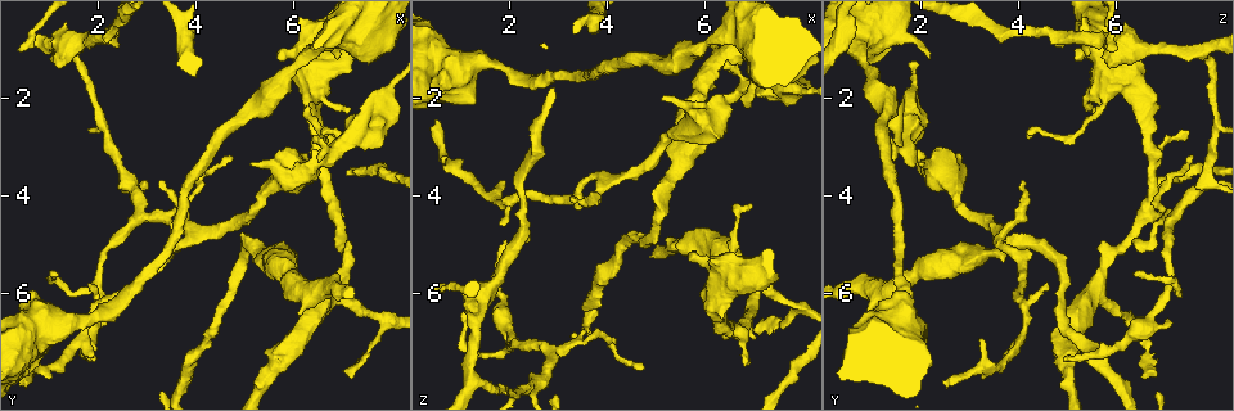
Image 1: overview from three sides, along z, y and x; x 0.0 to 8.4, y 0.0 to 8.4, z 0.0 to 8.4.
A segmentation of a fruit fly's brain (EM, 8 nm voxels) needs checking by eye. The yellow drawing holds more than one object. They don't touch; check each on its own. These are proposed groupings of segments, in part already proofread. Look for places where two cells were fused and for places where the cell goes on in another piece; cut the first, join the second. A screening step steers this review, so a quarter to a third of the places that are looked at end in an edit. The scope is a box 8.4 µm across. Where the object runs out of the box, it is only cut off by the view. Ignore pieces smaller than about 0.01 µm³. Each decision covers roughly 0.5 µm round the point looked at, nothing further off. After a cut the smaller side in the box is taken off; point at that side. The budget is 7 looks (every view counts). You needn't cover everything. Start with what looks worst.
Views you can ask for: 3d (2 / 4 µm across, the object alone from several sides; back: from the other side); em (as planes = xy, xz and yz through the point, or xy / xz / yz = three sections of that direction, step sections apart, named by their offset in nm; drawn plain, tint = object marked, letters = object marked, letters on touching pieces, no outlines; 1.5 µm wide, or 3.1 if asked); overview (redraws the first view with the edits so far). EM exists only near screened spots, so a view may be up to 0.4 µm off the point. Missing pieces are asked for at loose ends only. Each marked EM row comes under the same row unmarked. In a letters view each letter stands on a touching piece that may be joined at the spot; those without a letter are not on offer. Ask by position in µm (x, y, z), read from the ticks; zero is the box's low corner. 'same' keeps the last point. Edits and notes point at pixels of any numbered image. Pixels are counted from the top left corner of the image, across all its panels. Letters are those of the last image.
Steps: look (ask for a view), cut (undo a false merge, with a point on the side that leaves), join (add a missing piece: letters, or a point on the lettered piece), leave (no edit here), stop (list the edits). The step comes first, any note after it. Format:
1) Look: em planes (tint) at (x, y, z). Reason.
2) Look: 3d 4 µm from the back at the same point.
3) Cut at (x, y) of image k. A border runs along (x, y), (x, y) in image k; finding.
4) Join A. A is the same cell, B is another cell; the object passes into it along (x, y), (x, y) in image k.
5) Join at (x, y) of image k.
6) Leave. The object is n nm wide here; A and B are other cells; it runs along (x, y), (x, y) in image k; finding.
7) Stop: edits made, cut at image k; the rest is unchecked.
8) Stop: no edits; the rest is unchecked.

Look: em planes (letters) at (0.65, 6.90, 3.25). Thin end.

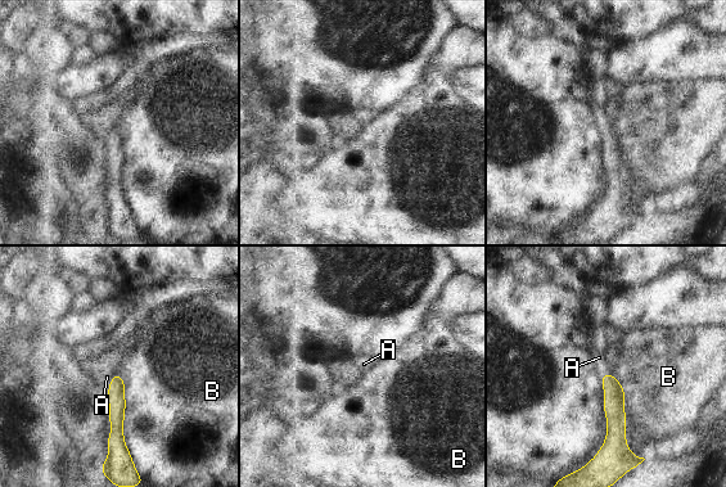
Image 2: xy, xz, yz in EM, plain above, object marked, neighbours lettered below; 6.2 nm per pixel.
Join A. A is the same cell, B is another cell; the object passes into it along (116, 395), (111, 382), (107, 377) in image 2; the cell continues.

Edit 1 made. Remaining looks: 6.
Look: em xy step 4 (letters) at (6.35, 1.95, 6.85). Thick end.

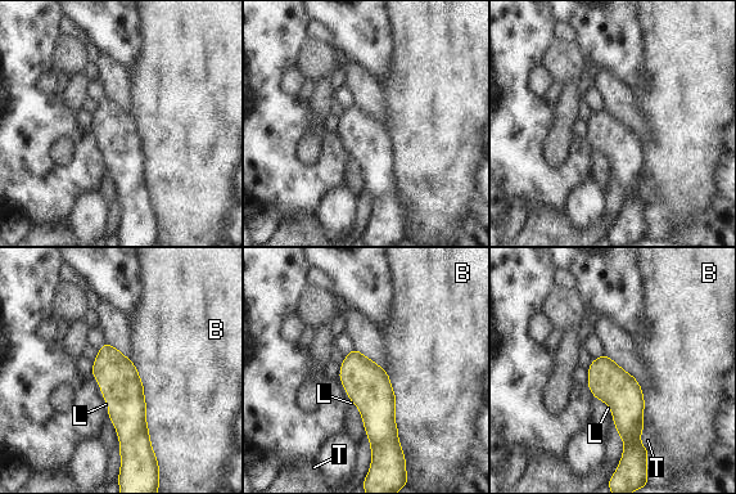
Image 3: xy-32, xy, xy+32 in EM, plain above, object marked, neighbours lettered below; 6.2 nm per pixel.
Look: em planes (letters) at the same point. Cut it another way.

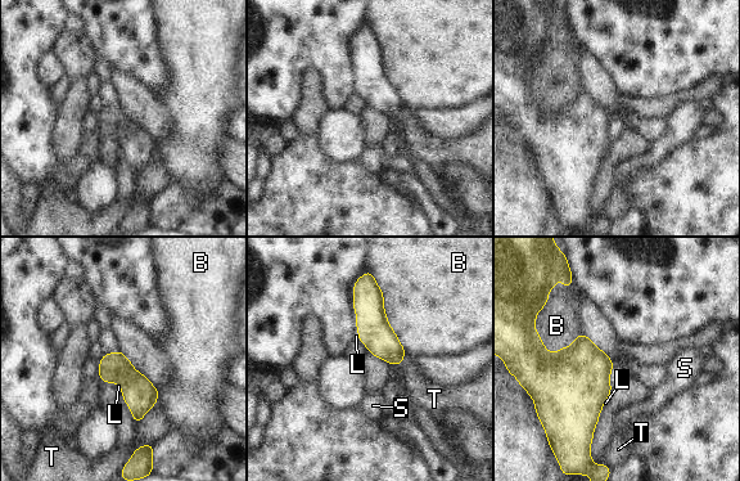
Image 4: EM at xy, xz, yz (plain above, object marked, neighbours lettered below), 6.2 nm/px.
Join L. L is the same cell, B, S and T are other cells; the object passes into it along (374, 331), (396, 364), (396, 381) in image 4; it goes on there.

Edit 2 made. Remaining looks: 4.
Look: overview. See it whole again.

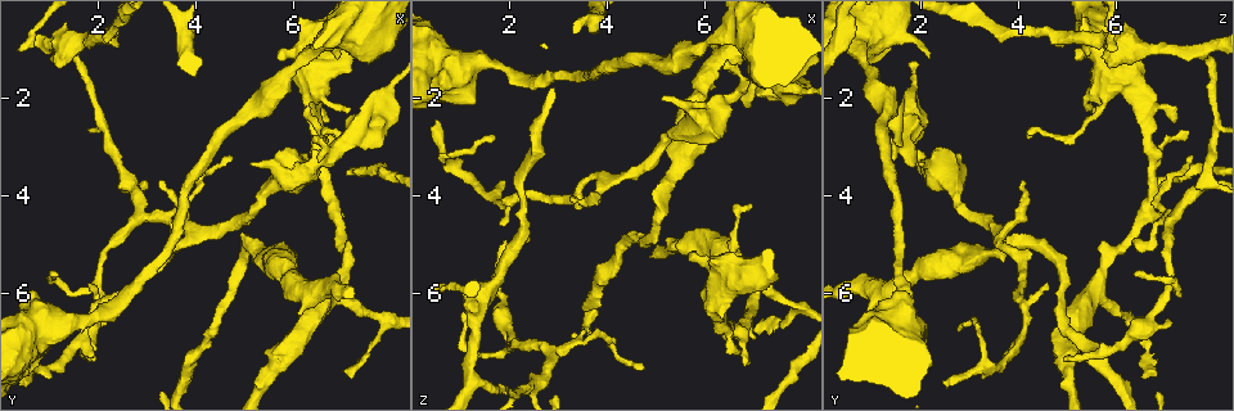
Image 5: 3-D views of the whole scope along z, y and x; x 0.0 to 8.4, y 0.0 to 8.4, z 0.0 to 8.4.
Look: 3d 4 µm at (2.15, 6.65, 7.00). Tapers out.

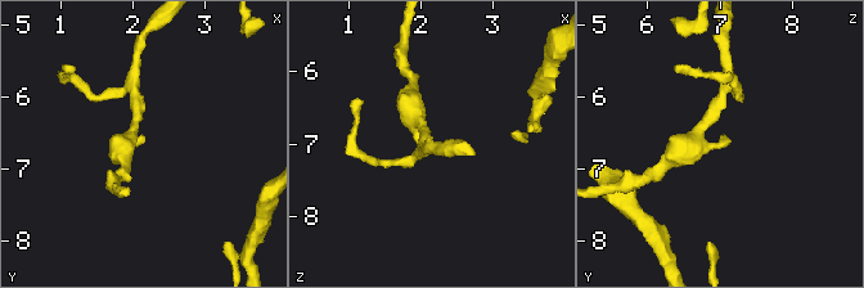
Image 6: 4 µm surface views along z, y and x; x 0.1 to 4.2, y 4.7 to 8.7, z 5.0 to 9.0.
Look: em yz step 4 (tint) at (2.20, 6.60, 7.00).

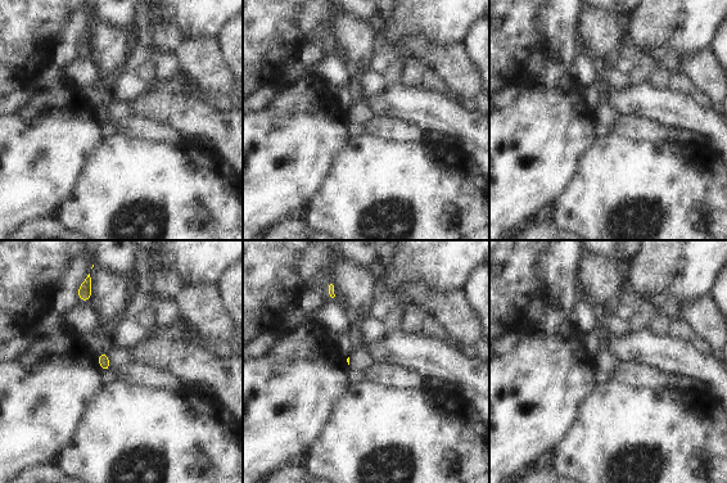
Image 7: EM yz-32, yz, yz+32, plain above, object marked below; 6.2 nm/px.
Look: em planes (letters) at the same point.

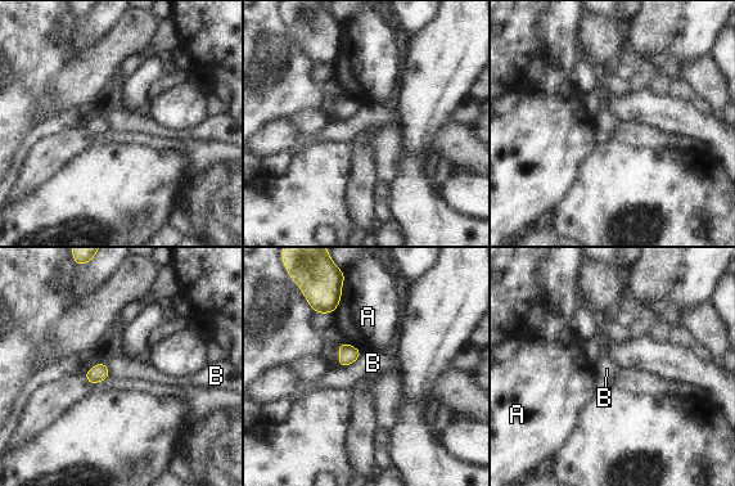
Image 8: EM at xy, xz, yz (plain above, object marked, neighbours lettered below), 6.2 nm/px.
Leave. The object is 110 nm wide here; A and B are other cells; a border runs along (345, 273), (341, 301), (334, 310) in image 8; no lettered piece goes on from it.

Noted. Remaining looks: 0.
Stop: edits made, join at image 2, join at image 4; the rest is unchecked.

